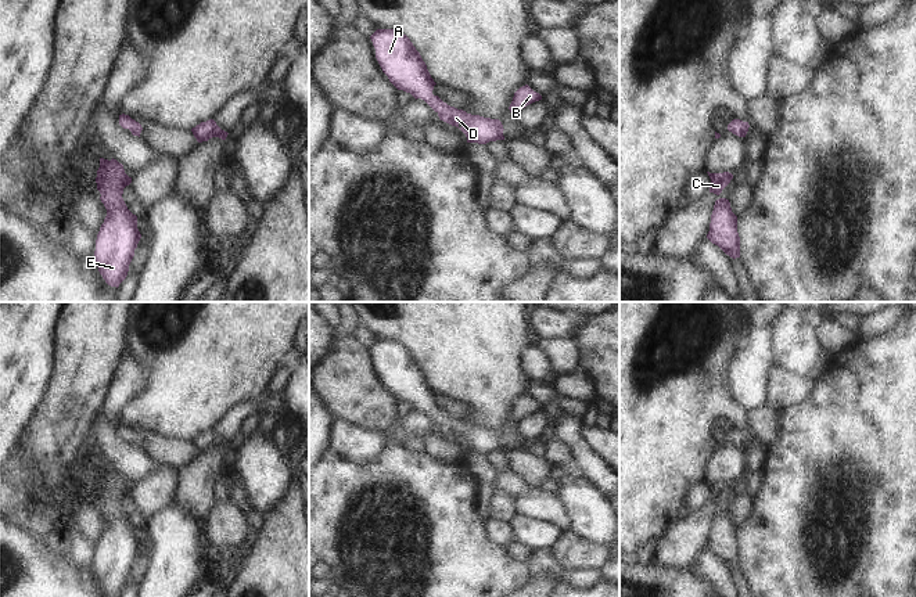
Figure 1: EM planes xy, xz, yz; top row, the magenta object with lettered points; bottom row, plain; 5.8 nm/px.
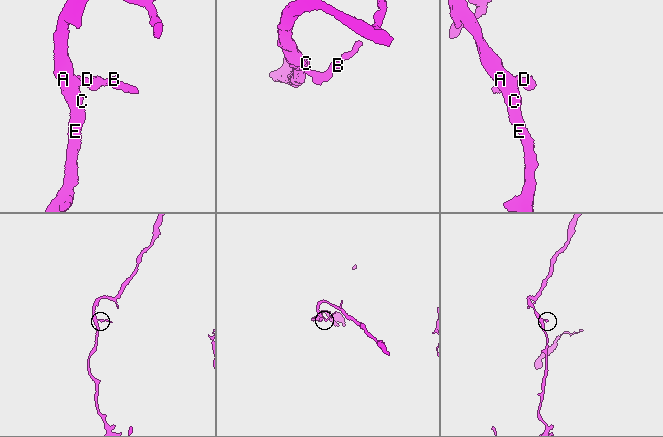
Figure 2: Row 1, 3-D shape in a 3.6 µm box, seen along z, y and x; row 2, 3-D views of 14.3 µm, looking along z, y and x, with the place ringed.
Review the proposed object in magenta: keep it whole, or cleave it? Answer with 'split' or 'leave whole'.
leave whole

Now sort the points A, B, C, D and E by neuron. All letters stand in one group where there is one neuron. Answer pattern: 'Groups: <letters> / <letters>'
Groups: A B C D E.

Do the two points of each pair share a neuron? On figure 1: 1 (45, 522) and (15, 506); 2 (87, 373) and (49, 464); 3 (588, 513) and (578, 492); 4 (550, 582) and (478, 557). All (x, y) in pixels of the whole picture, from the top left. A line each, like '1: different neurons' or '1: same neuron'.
1: same neuron
2: same neuron
3: same neuron
4: different neurons

